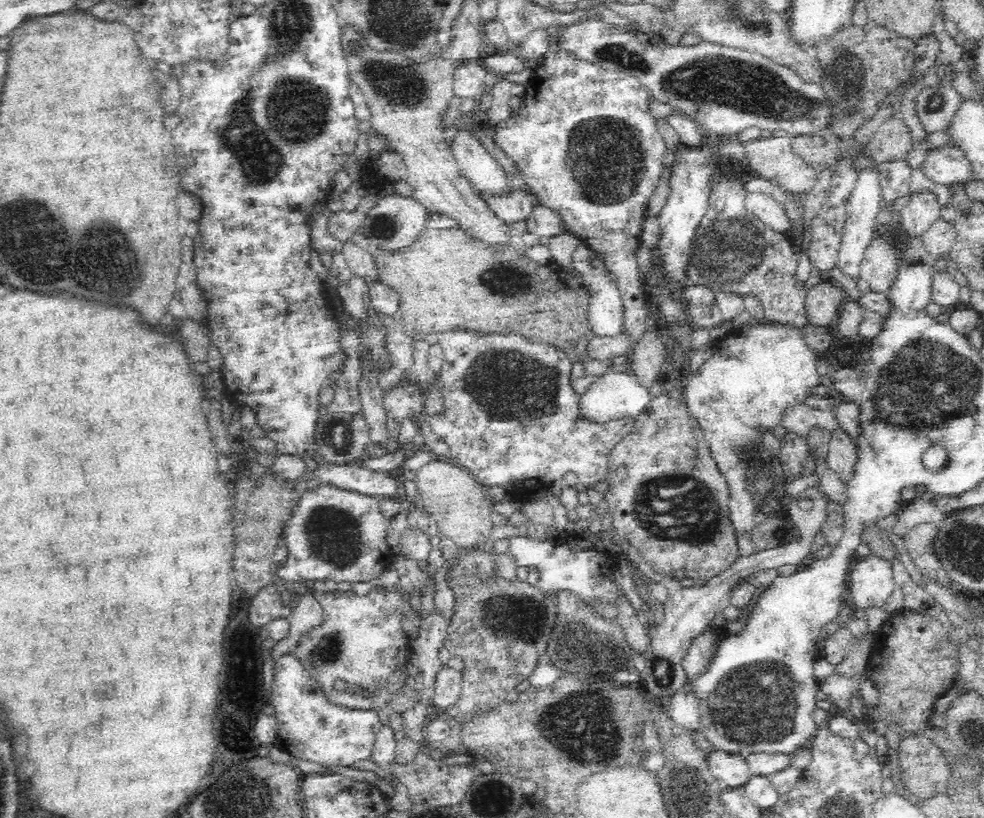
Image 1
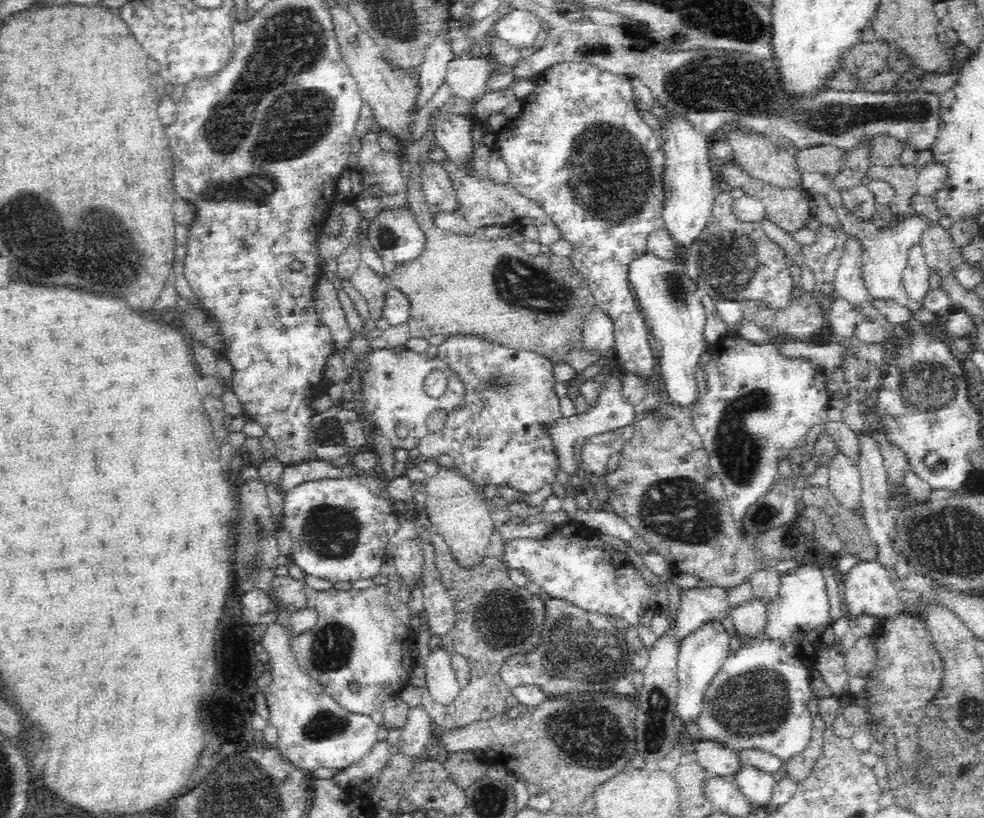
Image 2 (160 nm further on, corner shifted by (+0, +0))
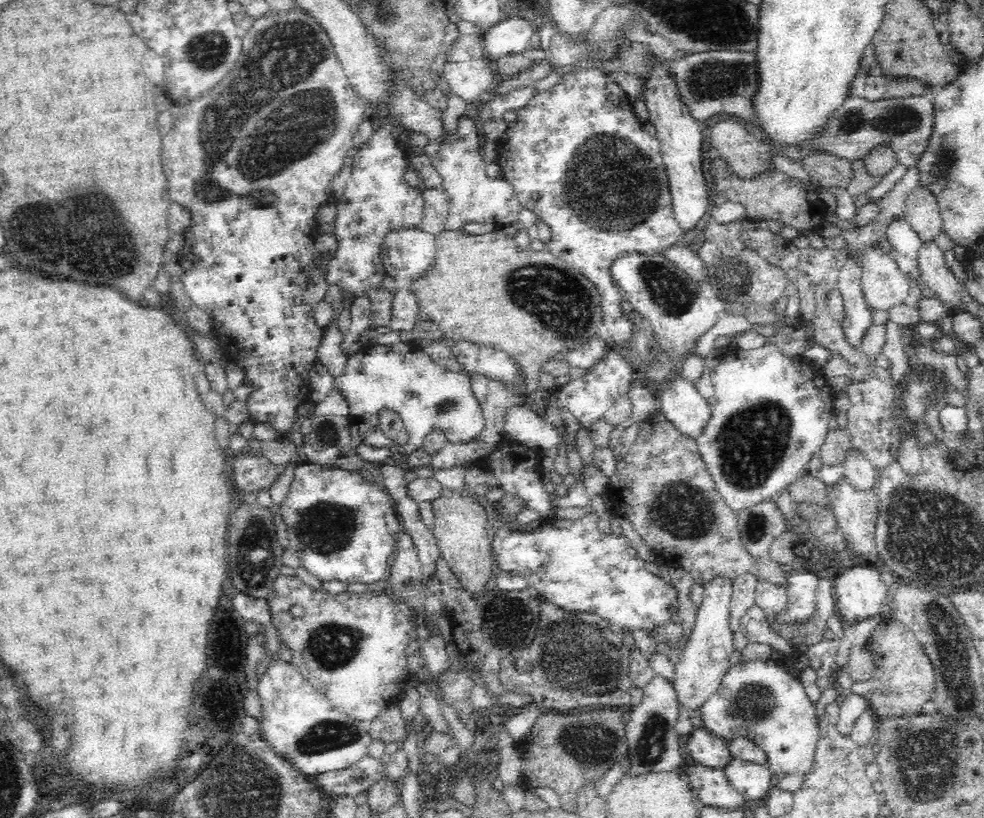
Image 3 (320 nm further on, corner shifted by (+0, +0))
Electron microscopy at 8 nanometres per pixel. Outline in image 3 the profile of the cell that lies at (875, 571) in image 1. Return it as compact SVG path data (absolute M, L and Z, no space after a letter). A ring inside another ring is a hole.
M874 561L864 562L864 566L852 566L846 568L842 574L837 574L835 578L834 594L836 600L836 614L842 616L844 624L852 624L860 622L880 614L885 618L891 612L890 604L892 604L893 595L890 595L888 586L882 581L881 567L874 564Z

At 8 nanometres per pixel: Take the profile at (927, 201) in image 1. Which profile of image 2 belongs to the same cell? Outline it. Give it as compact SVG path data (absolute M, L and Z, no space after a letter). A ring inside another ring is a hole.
M802 172L802 184L804 190L821 194L825 196L828 203L837 212L839 224L846 231L847 235L856 235L862 239L864 245L864 254L862 254L863 279L867 292L872 298L894 299L901 306L906 306L910 310L922 310L923 303L914 302L908 298L903 286L903 270L906 268L907 258L910 254L910 248L916 246L921 241L924 230L930 227L930 217L924 213L916 213L916 209L911 209L903 219L895 222L885 228L877 228L872 222L866 222L854 214L842 203L840 193L833 187L826 176L818 172Z

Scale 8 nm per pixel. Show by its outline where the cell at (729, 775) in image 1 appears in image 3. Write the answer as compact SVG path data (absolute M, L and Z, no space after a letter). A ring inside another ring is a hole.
M704 727L690 732L686 746L694 762L706 767L724 769L734 759L728 743Z

